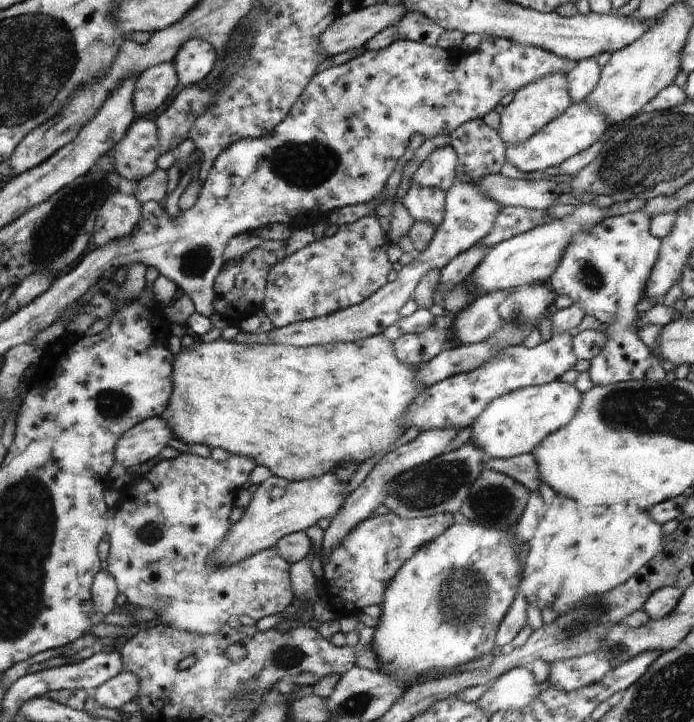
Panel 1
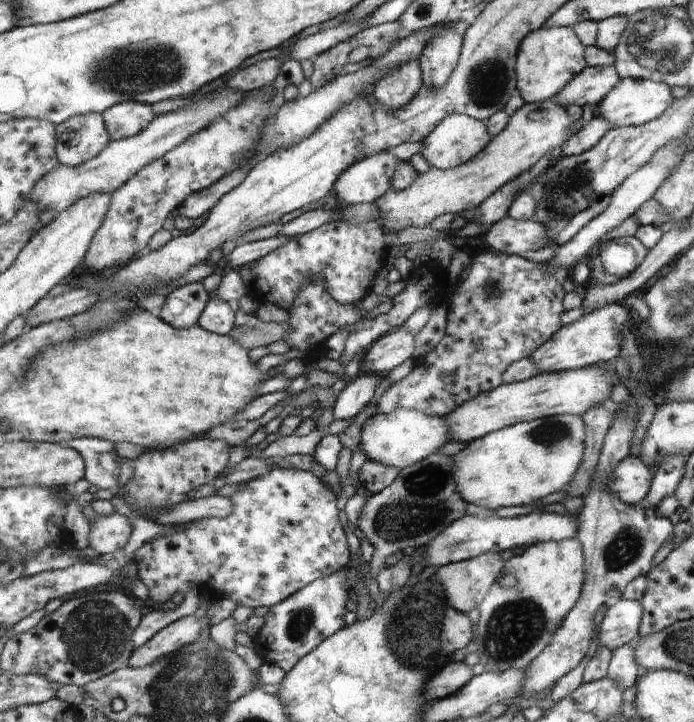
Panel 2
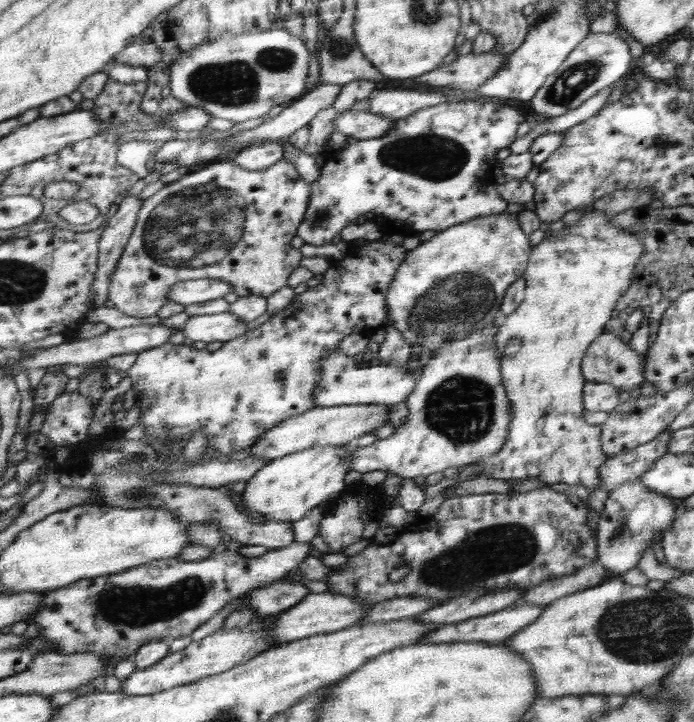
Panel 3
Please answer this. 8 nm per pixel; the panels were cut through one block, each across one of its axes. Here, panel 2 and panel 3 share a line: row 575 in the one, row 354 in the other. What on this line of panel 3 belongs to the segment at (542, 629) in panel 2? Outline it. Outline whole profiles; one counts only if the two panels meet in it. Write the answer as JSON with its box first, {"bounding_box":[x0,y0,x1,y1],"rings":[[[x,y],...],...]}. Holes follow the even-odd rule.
{"bounding_box":[474,209,646,493],"rings":[[[598,209],[582,215],[574,224],[565,224],[564,227],[555,232],[552,237],[546,237],[532,252],[531,260],[528,262],[527,270],[524,273],[526,280],[526,290],[524,300],[518,305],[518,308],[512,314],[506,316],[502,326],[498,326],[496,332],[496,349],[500,353],[500,369],[502,376],[502,385],[506,388],[506,395],[511,403],[514,404],[515,416],[511,421],[511,430],[507,439],[507,445],[500,450],[499,453],[492,457],[474,462],[480,466],[479,476],[492,479],[512,479],[512,481],[538,478],[548,486],[556,486],[557,484],[582,484],[588,488],[591,493],[601,492],[599,469],[606,464],[609,459],[603,453],[602,446],[602,425],[590,425],[584,420],[585,408],[583,407],[583,390],[586,388],[587,380],[583,378],[582,362],[586,356],[587,349],[594,344],[596,338],[604,331],[606,322],[612,318],[612,312],[618,304],[623,294],[634,284],[635,268],[639,264],[640,258],[646,253],[642,240],[632,233],[628,233],[618,226],[610,225],[611,218]]]}

